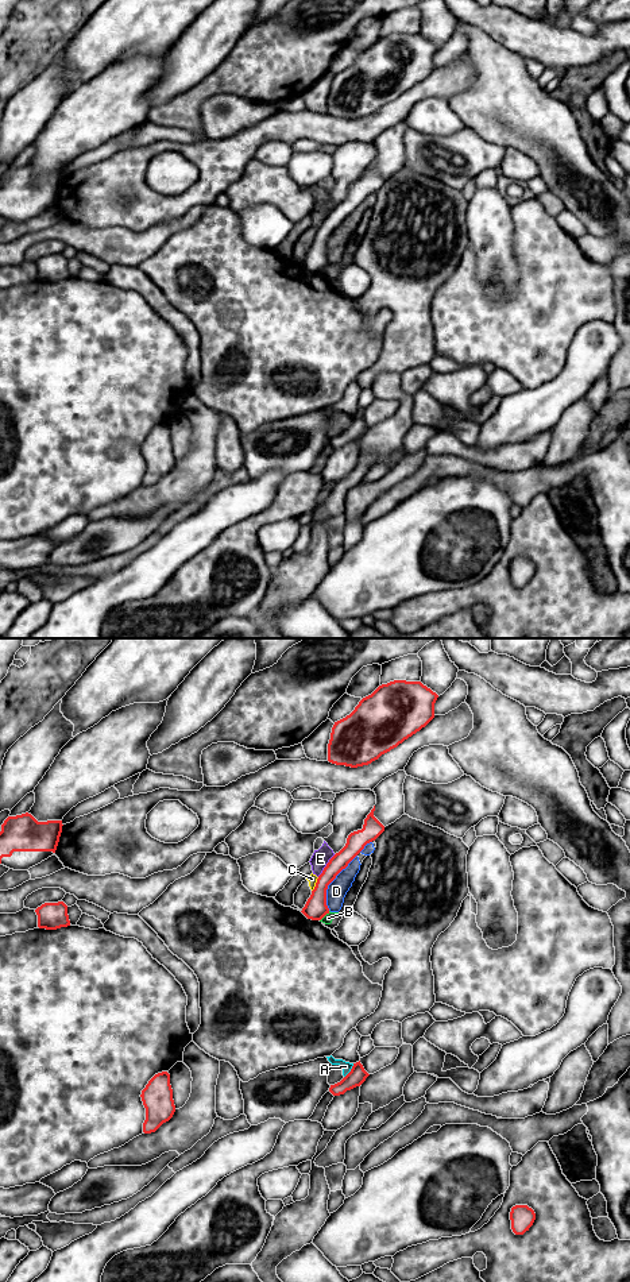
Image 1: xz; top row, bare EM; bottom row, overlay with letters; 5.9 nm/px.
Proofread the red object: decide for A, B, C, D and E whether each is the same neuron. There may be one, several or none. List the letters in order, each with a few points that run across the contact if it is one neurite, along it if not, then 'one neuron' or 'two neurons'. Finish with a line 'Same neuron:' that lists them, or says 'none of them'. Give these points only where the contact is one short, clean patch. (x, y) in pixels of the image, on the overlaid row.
A: line xz (354, 1064), (344, 1077); two neurons
B: two neurons
C: line xz (319, 877), (312, 891); two neurons
D: two neurons
E: line xz (335, 854), (317, 876); two neurons
Same neuron: none of them

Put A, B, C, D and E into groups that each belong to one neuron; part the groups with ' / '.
A B / C / D / E

